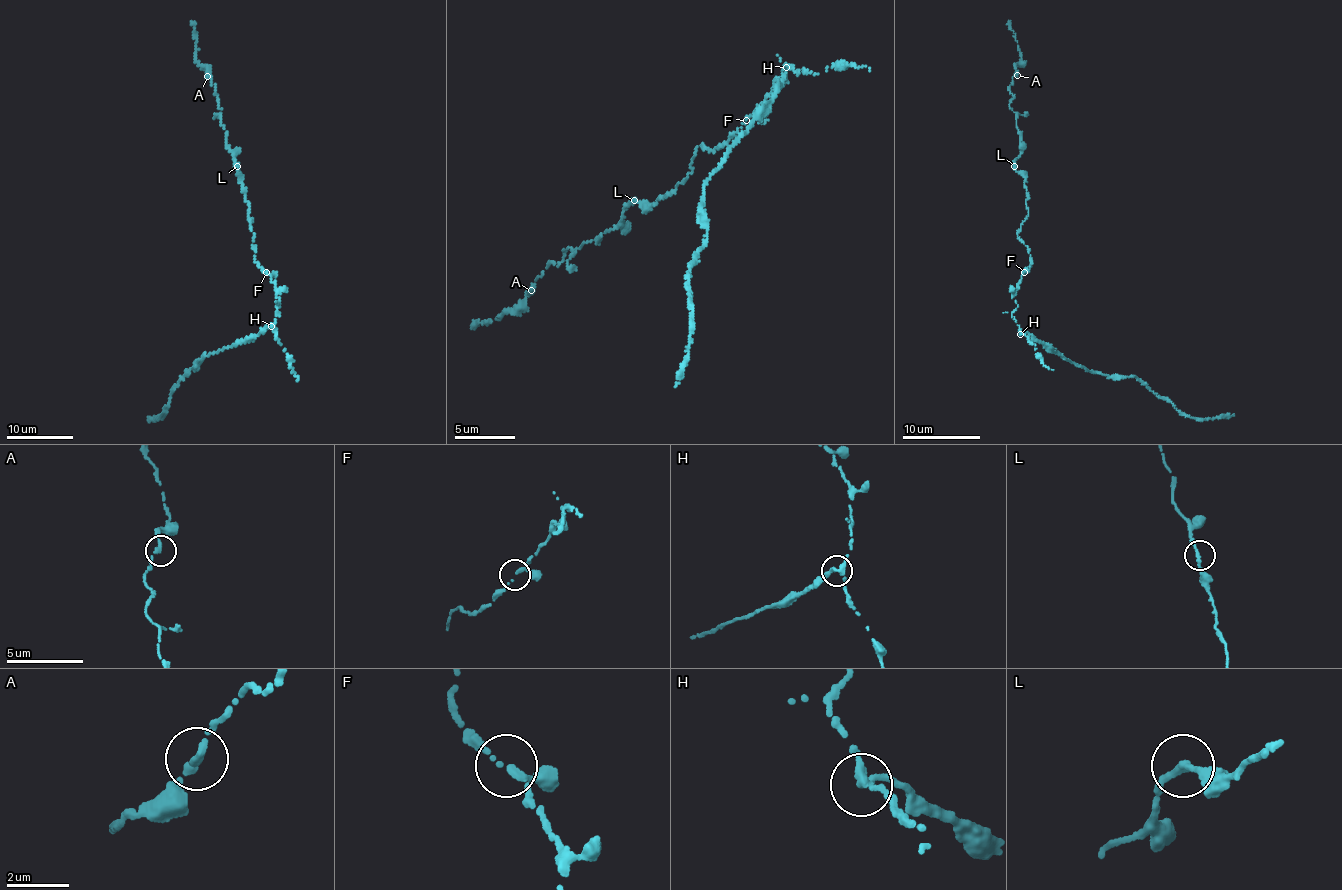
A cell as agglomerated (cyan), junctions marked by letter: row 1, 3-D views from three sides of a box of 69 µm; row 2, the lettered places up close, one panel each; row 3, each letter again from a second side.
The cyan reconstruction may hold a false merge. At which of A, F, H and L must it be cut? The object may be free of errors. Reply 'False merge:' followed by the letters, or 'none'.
False merge: H

